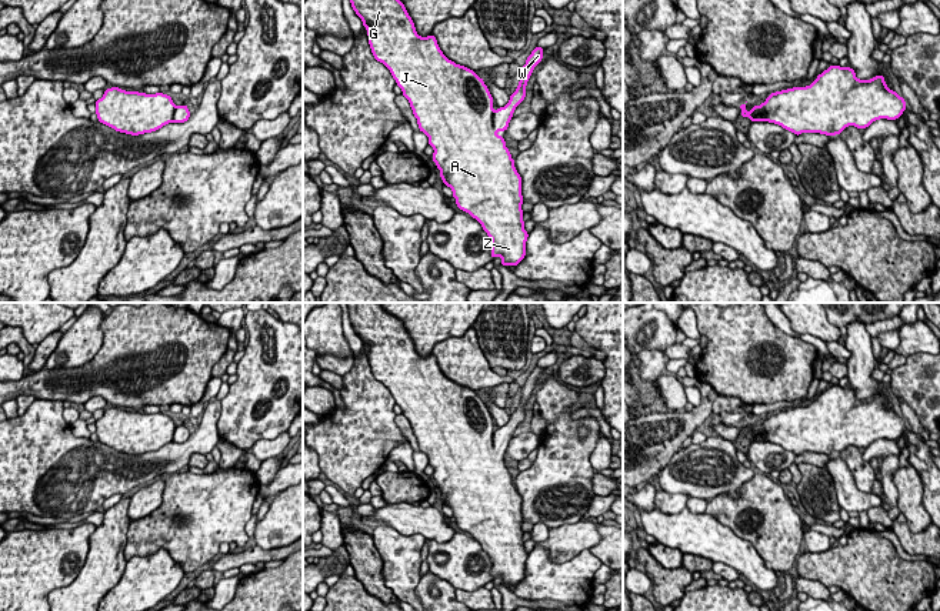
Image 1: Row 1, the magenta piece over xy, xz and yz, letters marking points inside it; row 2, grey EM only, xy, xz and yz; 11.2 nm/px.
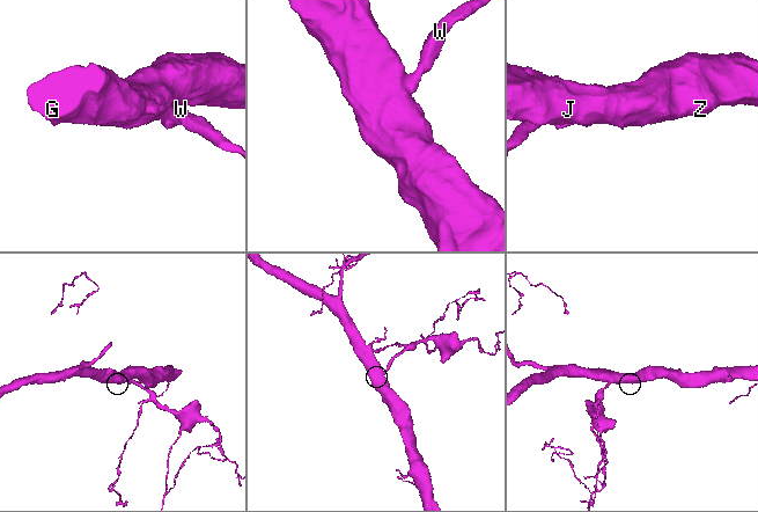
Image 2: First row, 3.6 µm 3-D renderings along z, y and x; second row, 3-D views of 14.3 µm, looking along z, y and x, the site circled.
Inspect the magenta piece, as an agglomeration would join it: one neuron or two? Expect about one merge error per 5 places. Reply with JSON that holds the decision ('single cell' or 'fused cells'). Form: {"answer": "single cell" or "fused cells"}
{"answer": "single cell"}

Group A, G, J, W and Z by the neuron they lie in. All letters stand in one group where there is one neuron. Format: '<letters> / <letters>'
A G J W Z

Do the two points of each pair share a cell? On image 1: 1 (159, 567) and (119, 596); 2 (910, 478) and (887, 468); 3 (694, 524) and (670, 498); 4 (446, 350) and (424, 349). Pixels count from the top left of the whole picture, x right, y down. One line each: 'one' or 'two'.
1: one
2: two
3: two
4: two

